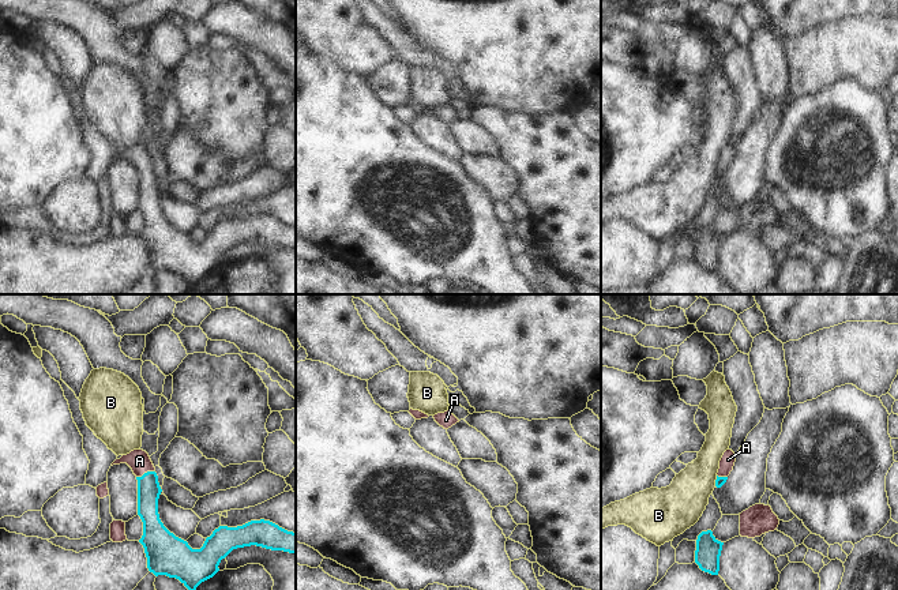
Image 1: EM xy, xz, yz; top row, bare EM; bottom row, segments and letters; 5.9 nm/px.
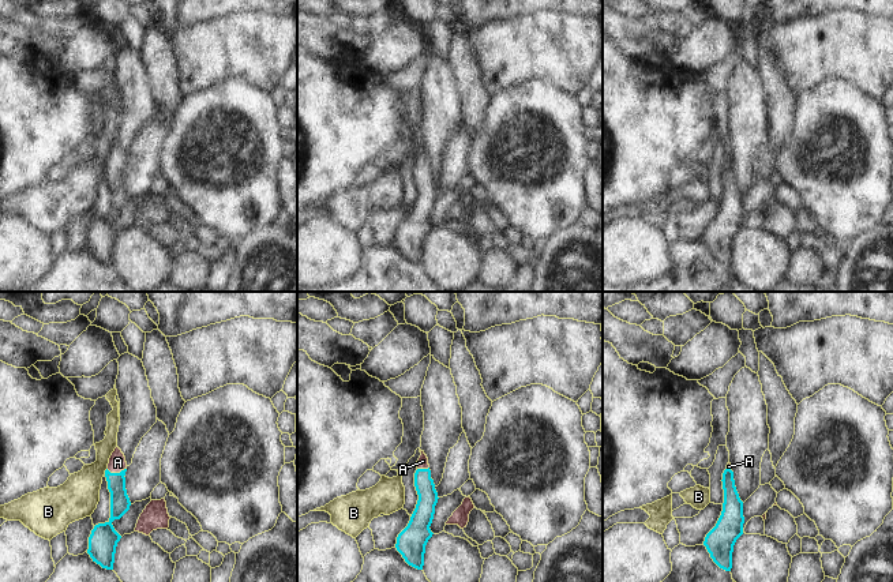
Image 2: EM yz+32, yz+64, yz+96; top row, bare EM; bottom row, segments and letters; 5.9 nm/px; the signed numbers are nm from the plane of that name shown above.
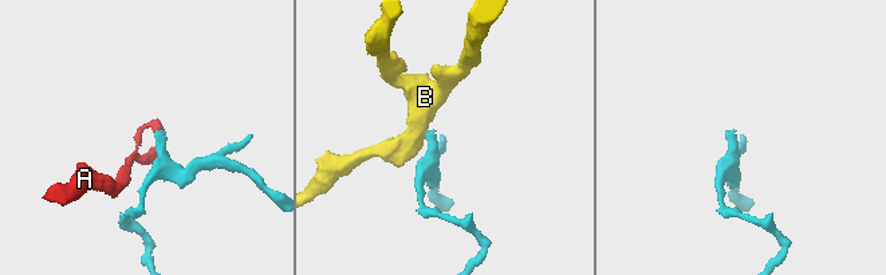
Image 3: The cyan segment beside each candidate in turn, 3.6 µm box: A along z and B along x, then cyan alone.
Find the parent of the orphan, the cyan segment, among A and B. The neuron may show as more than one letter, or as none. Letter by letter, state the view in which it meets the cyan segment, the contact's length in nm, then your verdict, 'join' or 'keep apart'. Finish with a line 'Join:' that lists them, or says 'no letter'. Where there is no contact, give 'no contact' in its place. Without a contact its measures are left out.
A: xy | 110 nm | join
B: yz | 70 nm | keep apart
Join: A

